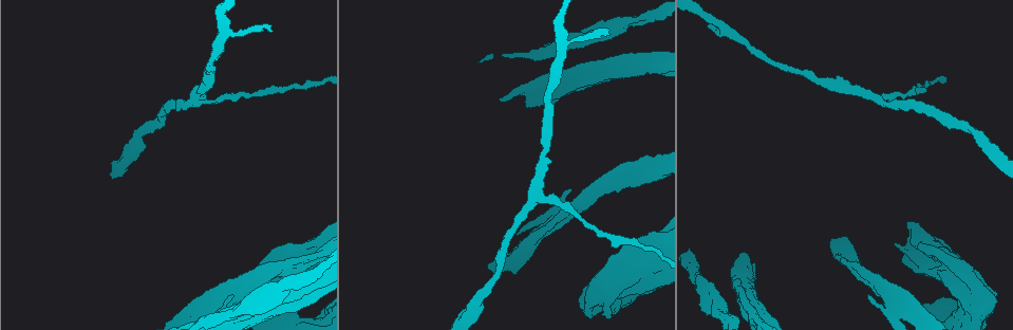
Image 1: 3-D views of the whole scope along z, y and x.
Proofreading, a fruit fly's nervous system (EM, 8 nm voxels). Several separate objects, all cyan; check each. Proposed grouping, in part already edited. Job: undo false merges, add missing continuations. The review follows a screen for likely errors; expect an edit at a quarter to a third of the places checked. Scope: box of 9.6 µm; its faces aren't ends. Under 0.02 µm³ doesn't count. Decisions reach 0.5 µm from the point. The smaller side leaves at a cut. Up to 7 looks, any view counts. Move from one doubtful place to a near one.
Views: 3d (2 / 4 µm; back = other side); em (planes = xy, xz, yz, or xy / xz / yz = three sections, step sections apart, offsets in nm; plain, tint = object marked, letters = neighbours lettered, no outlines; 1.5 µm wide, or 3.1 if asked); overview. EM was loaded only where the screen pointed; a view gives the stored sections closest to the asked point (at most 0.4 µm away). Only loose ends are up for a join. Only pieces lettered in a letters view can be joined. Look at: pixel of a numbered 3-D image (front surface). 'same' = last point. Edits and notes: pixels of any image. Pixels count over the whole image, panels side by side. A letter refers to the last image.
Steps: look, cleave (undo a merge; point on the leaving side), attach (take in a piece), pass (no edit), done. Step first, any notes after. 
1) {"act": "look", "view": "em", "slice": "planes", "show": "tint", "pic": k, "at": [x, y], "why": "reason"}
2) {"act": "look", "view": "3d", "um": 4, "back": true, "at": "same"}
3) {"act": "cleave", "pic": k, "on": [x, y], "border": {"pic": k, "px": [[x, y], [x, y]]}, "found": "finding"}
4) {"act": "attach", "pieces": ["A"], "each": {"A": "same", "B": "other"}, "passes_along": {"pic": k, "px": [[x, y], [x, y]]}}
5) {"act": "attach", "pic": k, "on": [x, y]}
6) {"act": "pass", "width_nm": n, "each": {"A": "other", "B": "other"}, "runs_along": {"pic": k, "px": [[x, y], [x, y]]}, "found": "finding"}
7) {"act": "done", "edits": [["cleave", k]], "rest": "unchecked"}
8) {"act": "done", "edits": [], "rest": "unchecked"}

{"act": "look", "view": "3d", "um": 4, "pic": 1, "at": [701, 286], "why": "calibre changes"}

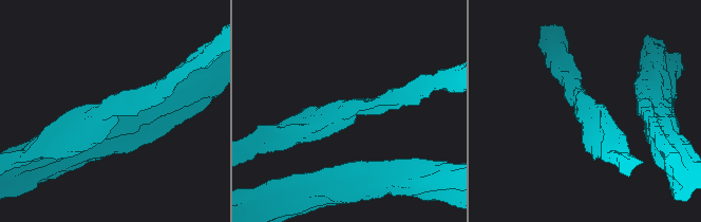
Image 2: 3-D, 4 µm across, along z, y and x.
{"act": "look", "view": "em", "slice": "planes", "show": "letters", "pic": 2, "at": [346, 112], "why": "shape alone is not enough"}

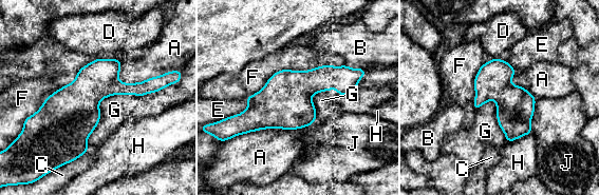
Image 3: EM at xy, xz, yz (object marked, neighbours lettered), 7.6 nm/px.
{"act": "pass", "longest_contact_nm": ["F", 800], "each": {"A": "other", "B": "other", "C": "other", "D": "other", "E": "other", "F": "other", "G": "other", "H": "other", "J": "other"}, "found": "one cell here"}

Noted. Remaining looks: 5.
{"act": "look", "view": "3d", "um": 4, "pic": 1, "at": [886, 316], "why": "free end"}

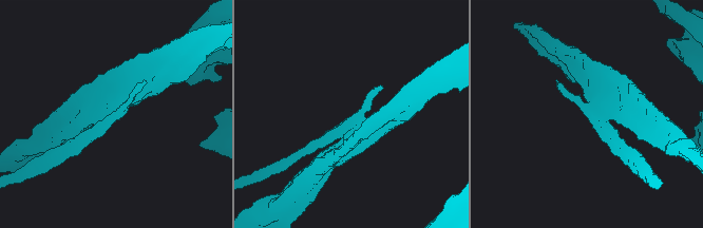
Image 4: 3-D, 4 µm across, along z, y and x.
{"act": "look", "view": "em", "slice": "planes", "show": "letters", "pic": 4, "at": [116, 117], "arm_widths_nm": [300, 300]}

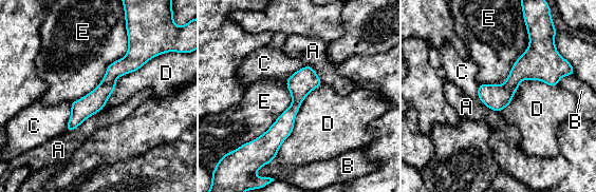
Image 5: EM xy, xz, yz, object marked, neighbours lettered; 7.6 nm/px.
{"act": "cleave", "pic": 5, "on": [94, 101], "each": {"A": "other", "B": "other", "C": "other", "D": "other", "E": "other"}, "part_leaving": {"pic": 5, "px": [[112, 85], [69, 128]]}, "found": "two cells meet here"}

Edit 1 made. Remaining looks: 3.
{"act": "look", "view": "overview", "why": "see it whole again"}

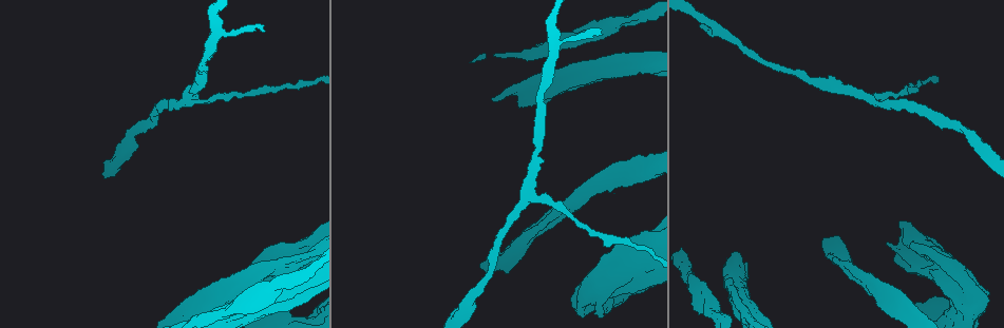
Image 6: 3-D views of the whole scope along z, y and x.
{"act": "look", "view": "em", "slice": "yz", "step": 4, "show": "tint", "pic": 6, "at": [601, 33], "why": "thin end"}

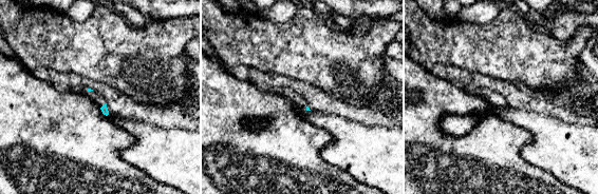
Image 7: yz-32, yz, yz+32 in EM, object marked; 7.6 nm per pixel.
{"act": "look", "view": "em", "slice": "xz", "step": 4, "show": "letters", "at": "same", "why": "another direction"}

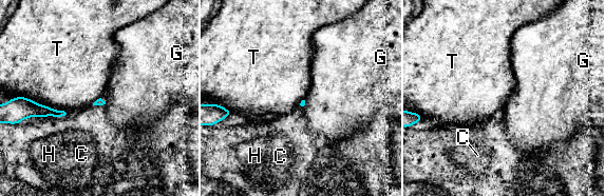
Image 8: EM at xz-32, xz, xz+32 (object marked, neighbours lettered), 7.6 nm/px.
{"act": "pass", "each": {"C": "other", "G": "other", "H": "other", "T": "other"}, "border": {"pic": 8, "px": [[26, 97], [70, 113]]}, "found": "no lettered piece goes on from it"}

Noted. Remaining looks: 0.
{"act": "done", "edits": [["cleave", 5]], "rest": "unchecked"}

